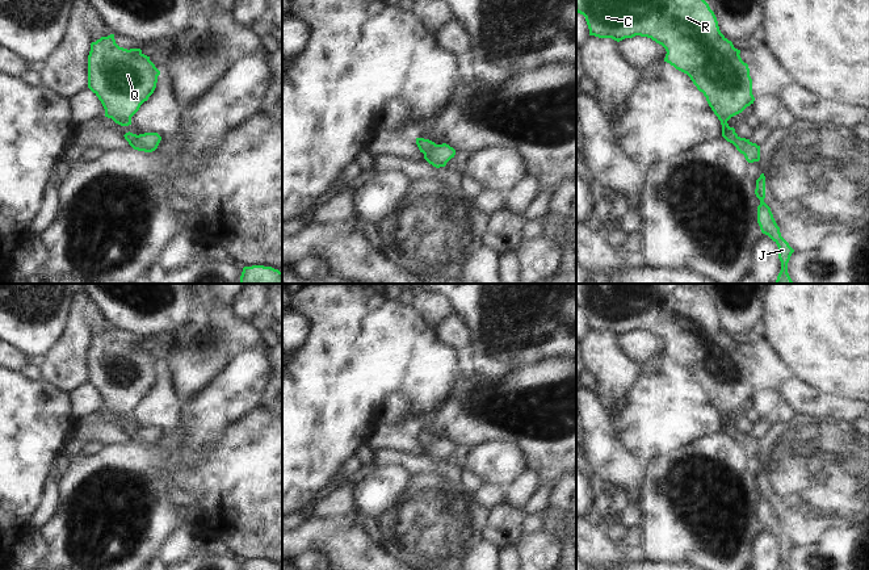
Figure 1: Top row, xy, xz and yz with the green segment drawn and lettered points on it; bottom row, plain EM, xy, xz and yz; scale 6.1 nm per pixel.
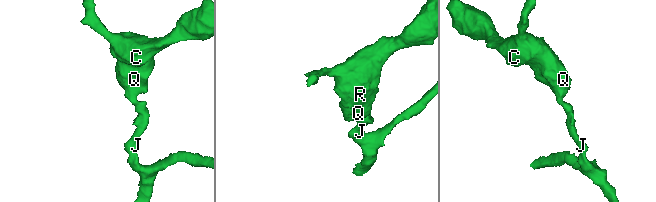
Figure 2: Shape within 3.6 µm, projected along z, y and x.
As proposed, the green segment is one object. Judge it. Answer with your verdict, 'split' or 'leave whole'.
leave whole

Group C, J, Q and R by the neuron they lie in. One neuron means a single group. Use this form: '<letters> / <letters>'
C J Q R

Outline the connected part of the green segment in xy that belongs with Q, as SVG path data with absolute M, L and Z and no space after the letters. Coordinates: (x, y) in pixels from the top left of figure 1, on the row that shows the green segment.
M114 34L91 43L88 55L88 88L98 97L105 117L121 126L131 125L131 117L154 93L160 71L140 49L123 49L116 43Z

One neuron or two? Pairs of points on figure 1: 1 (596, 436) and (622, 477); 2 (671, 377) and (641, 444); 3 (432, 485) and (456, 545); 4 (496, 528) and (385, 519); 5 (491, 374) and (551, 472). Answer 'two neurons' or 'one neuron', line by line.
1: one neuron
2: one neuron
3: one neuron
4: two neurons
5: two neurons

